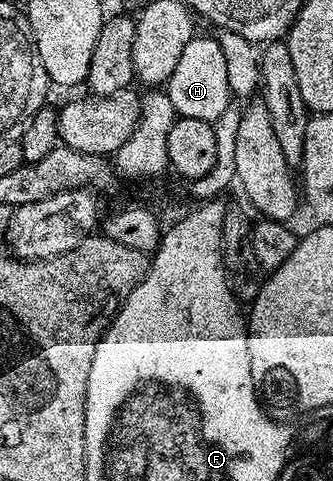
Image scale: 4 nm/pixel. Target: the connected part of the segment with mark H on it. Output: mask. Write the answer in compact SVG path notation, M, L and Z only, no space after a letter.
M196 36L189 40L189 44L185 44L185 52L181 52L177 68L173 68L173 76L169 76L165 83L165 93L180 118L214 123L221 116L226 106L233 102L233 95L225 70L224 53L216 37Z

